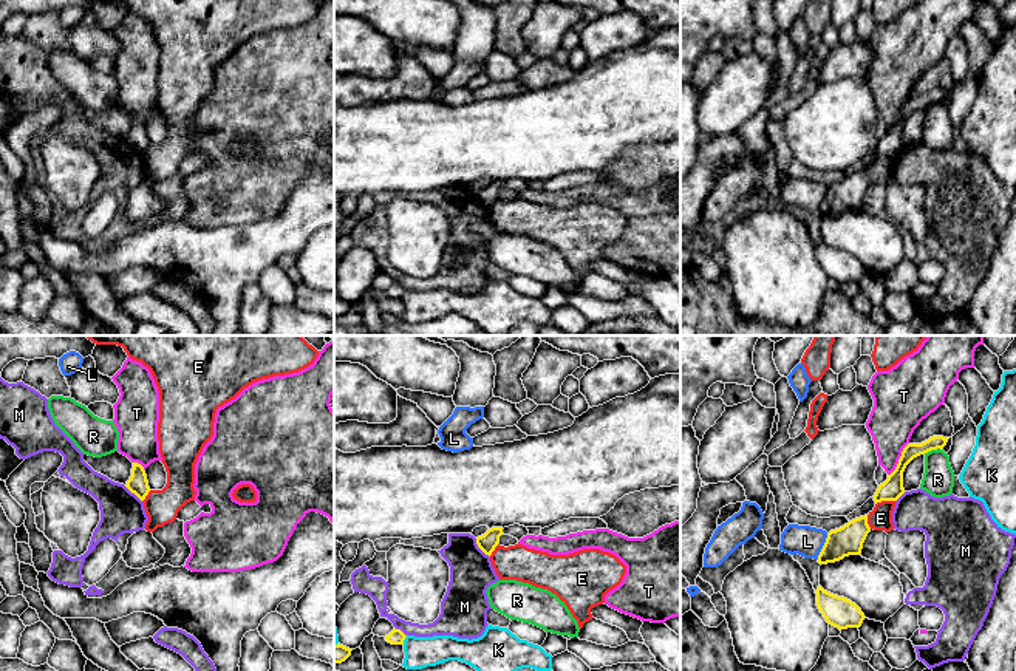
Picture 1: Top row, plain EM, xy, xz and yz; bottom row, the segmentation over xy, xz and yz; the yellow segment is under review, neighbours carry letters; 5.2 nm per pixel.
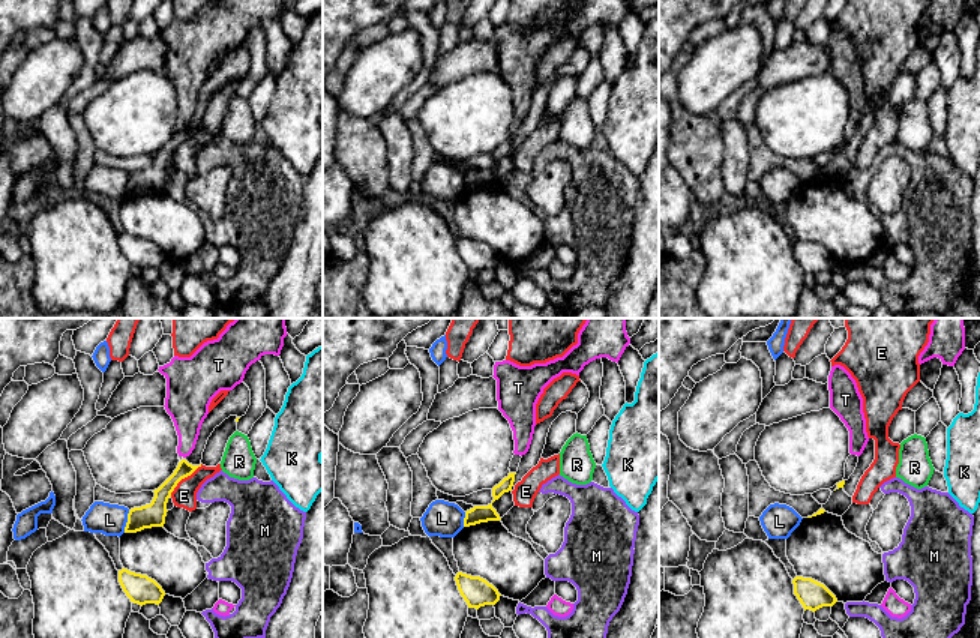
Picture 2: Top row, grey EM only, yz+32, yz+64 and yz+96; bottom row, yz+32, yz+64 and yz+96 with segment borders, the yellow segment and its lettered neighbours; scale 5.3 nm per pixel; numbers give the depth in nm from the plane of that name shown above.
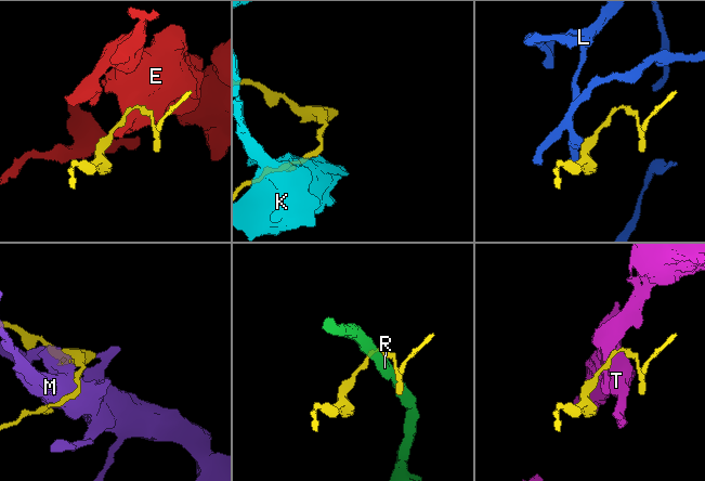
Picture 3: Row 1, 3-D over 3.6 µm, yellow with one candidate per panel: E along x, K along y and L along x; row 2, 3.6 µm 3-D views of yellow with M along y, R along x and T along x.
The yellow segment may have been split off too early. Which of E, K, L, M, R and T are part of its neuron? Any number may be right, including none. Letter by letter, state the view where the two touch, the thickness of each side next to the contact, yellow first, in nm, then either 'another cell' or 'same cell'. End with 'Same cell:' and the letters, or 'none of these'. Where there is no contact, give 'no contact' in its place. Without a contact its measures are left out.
E: contact in yz; calibres 110 and 120 nm; another cell
K: contact in xz; calibres 80 and 160 nm; another cell
L: contact in yz; calibres 160 and 160 nm; another cell
M: contact in xz; calibres 90 and 220 nm; another cell
R: contact in yz; calibres 80 and 160 nm; another cell
T: contact in yz; calibres 110 and 260 nm; another cell
Same cell: none of these

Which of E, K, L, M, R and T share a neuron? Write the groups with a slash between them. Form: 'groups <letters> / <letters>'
groups E / K / L / M / R / T

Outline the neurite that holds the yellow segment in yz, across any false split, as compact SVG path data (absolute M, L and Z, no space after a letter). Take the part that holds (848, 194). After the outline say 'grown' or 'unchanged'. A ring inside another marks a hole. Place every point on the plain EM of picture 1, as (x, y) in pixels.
M868 169L855 172L840 182L830 184L818 209L818 216L827 218L849 209L860 209L869 186Z; unchanged

